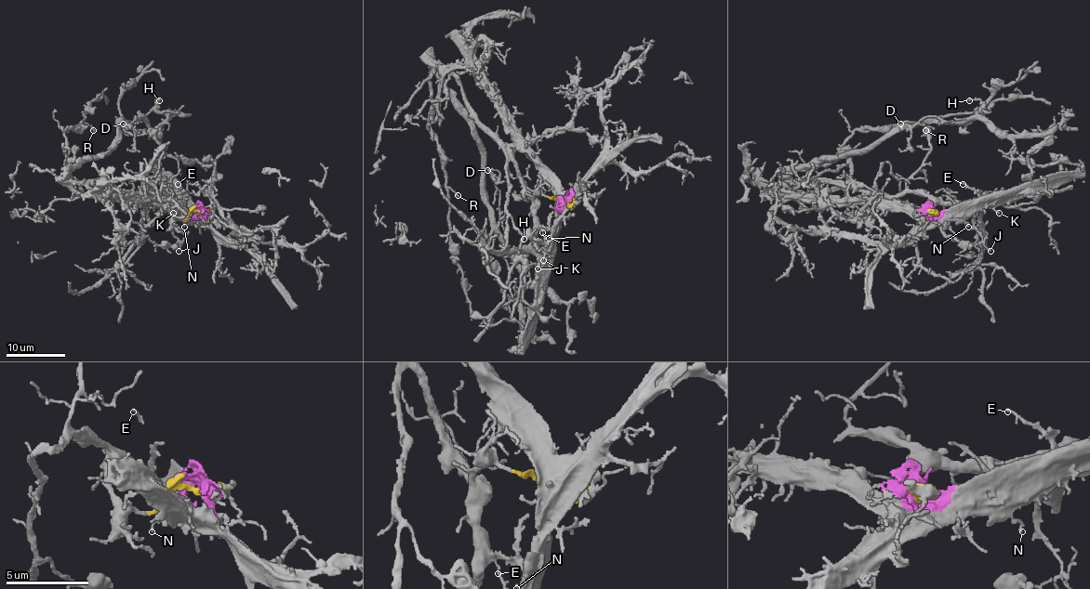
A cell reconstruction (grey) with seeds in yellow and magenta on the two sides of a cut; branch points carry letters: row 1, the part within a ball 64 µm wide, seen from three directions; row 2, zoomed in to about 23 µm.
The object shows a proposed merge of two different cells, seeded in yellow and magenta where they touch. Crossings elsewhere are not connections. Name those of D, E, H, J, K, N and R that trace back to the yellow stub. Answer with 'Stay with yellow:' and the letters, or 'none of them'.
Stay with yellow: D, H, R

